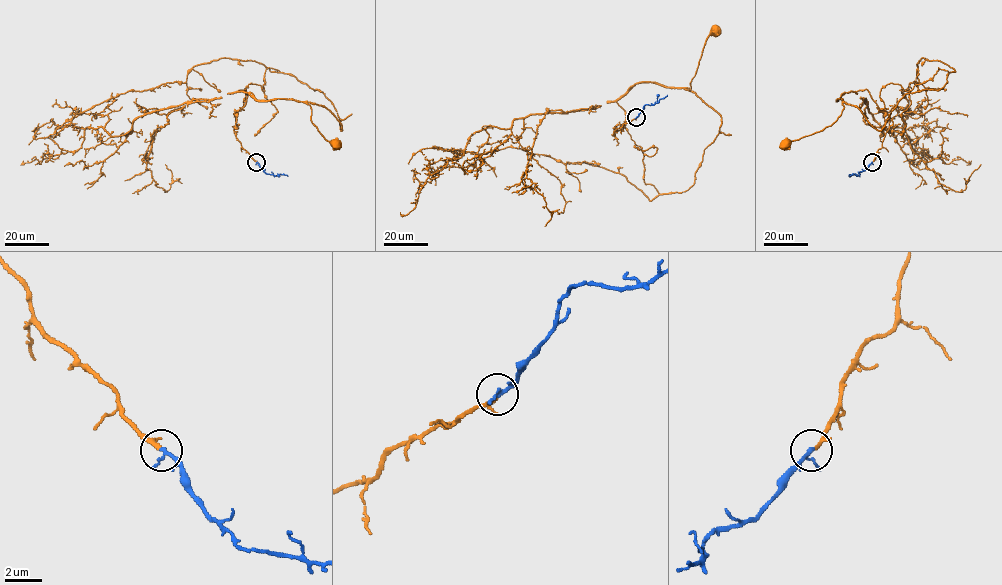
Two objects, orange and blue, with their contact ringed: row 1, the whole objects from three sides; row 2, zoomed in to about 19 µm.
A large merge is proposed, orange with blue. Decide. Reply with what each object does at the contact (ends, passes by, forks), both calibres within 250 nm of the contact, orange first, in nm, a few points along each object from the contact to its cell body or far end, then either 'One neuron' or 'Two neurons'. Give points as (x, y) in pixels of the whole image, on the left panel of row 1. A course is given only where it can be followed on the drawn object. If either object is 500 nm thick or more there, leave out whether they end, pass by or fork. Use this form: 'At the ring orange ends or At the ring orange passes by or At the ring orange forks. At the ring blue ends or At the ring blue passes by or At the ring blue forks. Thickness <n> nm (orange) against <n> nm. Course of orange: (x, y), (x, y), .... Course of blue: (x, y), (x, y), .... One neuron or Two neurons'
At the ring orange passes by. At the ring blue passes by. Thickness 150 nm (orange) against 160 nm. Course of orange: (257, 161), (234, 131), (234, 112), (247, 97), (239, 90), (258, 100), (304, 102), (319, 132), (335, 143). Course of blue: (257, 162), (266, 173), (288, 176). One neuron

